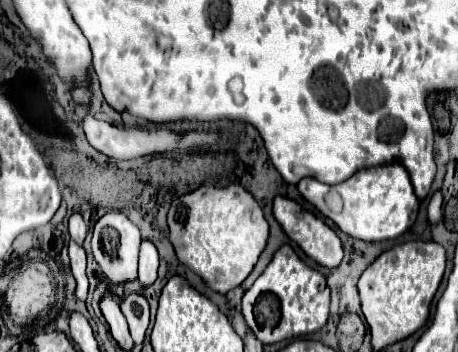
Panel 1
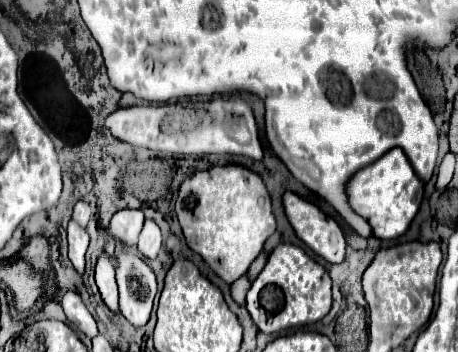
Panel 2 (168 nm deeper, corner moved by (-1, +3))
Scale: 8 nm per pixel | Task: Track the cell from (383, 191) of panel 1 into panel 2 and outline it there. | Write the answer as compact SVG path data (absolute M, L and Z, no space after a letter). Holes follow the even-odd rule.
M392 148L374 164L362 168L358 174L352 176L348 182L348 200L356 214L366 218L372 226L376 238L396 238L404 234L414 220L420 202L424 198L424 182L414 172L410 160L402 152L402 148Z

